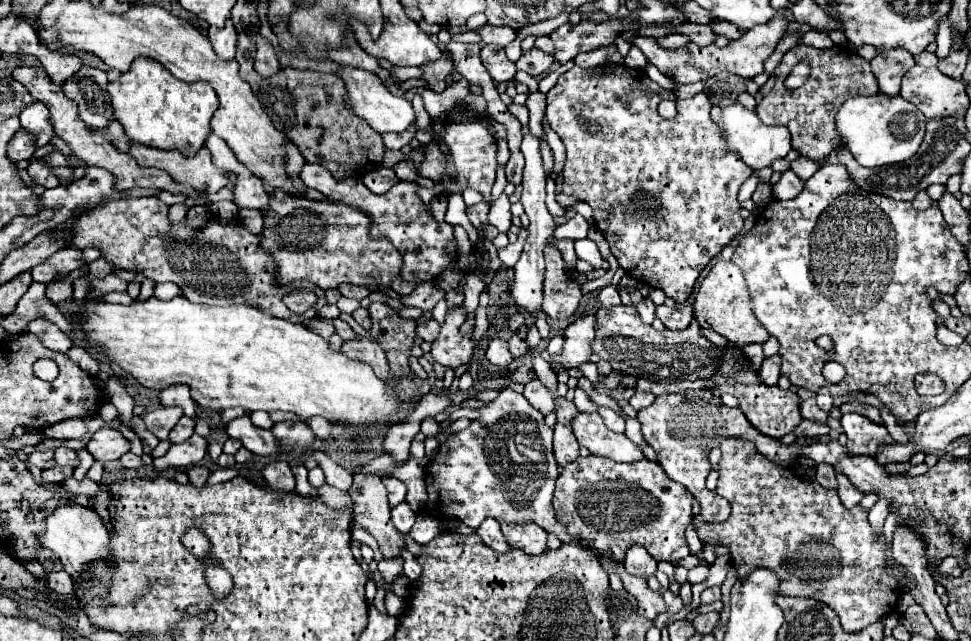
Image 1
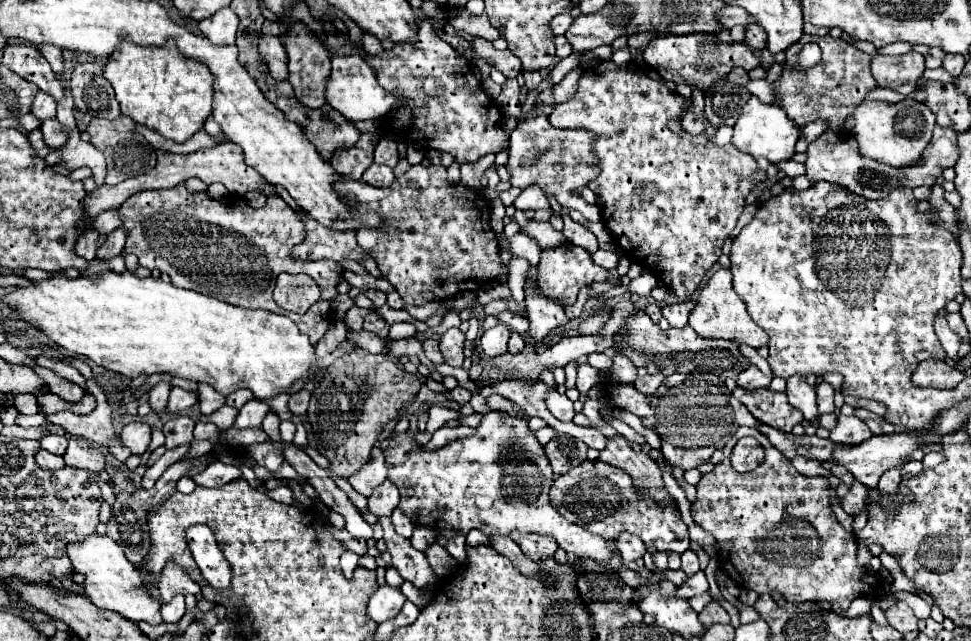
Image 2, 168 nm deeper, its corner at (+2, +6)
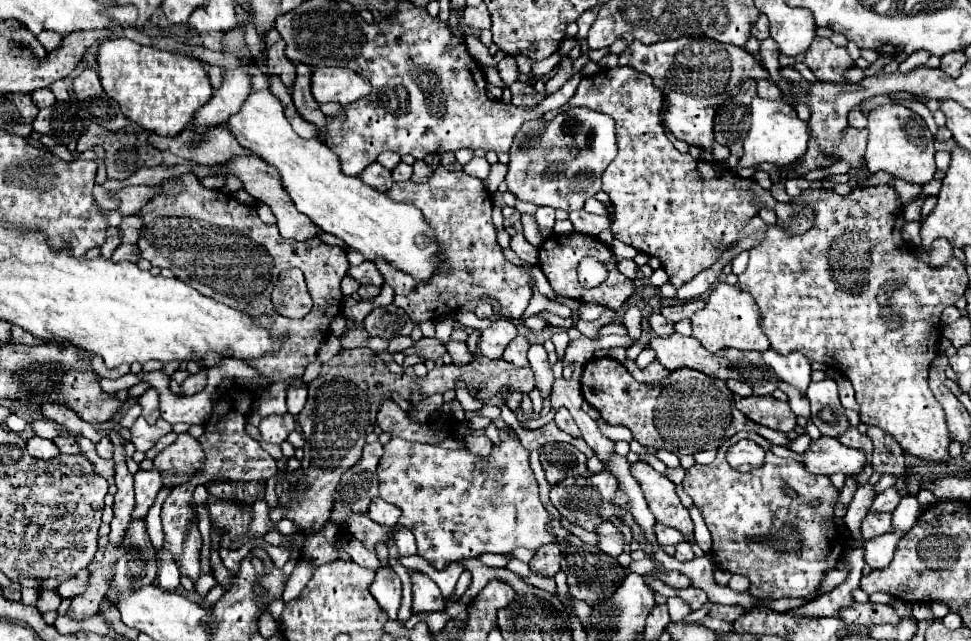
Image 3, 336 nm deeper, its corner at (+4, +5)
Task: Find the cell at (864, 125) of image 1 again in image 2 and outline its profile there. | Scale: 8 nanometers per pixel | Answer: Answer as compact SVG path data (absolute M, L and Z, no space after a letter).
M907 97L899 103L887 101L863 101L855 107L853 113L855 125L851 129L855 141L859 143L859 153L863 157L875 159L879 163L903 167L915 163L927 143L931 141L931 133L935 127L935 115L919 101Z

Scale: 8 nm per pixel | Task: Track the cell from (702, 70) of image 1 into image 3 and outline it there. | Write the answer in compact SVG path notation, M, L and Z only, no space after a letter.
M683 36L677 40L665 40L657 44L643 44L633 40L619 56L619 66L631 66L637 72L645 72L653 78L653 84L665 98L665 128L689 146L713 152L713 118L723 102L713 102L713 96L737 96L741 84L747 80L769 78L769 72L741 46L721 44L709 38Z

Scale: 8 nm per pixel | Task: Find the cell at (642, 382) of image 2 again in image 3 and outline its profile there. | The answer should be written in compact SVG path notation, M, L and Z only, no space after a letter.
M627 360L627 362L625 362L625 368L631 372L631 376L633 376L637 382L659 382L661 378L665 378L665 376L669 374L669 370L667 370L661 362L657 362L657 360L653 360L653 362L651 362L649 366L645 366L645 368L639 368L635 360Z

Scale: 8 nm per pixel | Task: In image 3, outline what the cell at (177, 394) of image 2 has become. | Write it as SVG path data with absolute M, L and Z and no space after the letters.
M201 366L201 370L197 374L189 374L185 378L185 382L181 384L181 388L183 388L183 394L191 396L191 394L201 392L205 388L205 384L207 384L207 370Z

